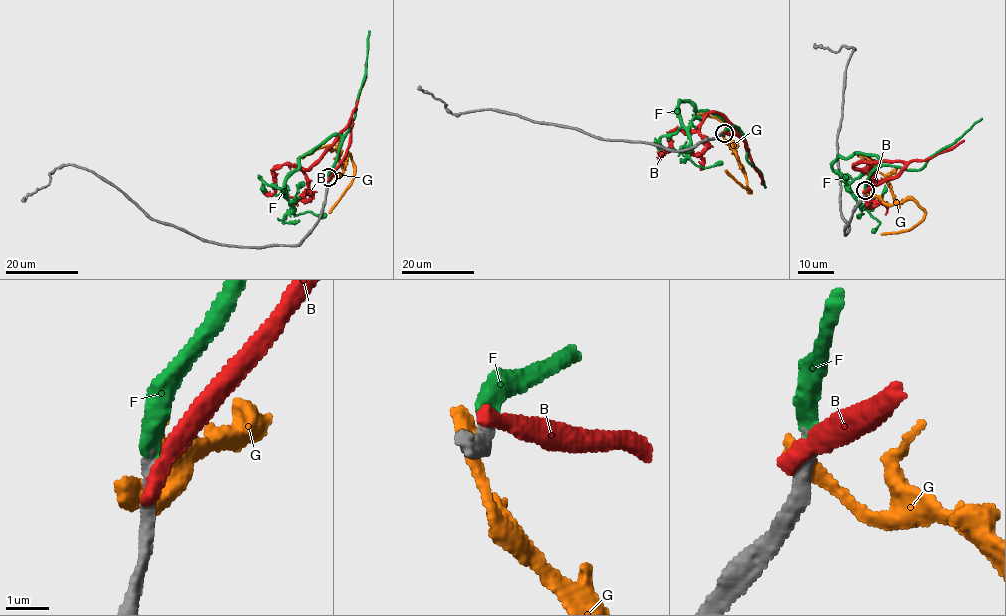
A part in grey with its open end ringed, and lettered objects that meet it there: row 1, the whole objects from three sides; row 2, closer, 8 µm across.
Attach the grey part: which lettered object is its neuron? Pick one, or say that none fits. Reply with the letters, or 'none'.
F

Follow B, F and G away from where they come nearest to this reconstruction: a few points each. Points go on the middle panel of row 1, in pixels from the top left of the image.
B: (725, 133), (740, 137), (747, 149), (732, 123), (710, 112), (693, 130), (669, 135), (669, 151), (660, 159)
F: (724, 133), (737, 126), (679, 101), (678, 116), (690, 138), (688, 156), (703, 168), (722, 161)
G: (724, 134), (725, 143), (738, 159), (749, 189), (725, 170)

